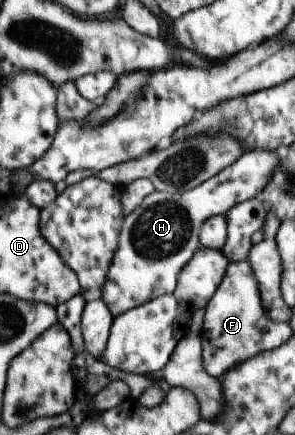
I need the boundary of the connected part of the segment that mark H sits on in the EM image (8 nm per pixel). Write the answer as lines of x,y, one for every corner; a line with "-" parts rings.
246,151
233,164
220,170
209,180
185,192
169,194
161,191
149,193
133,212
123,218
117,237
117,248
108,266
104,283
98,295
114,318
129,309
149,302
158,296
171,295
180,270
200,247
198,232
200,226
212,216
225,216
234,205
257,197
269,182
271,173
279,166
275,151

